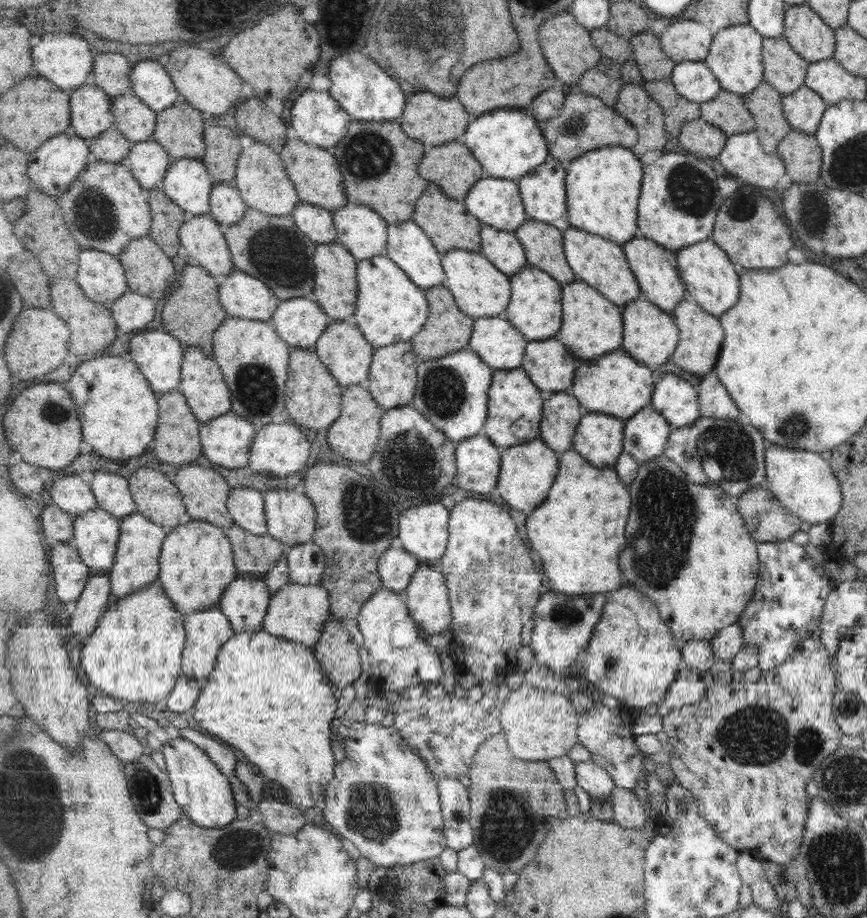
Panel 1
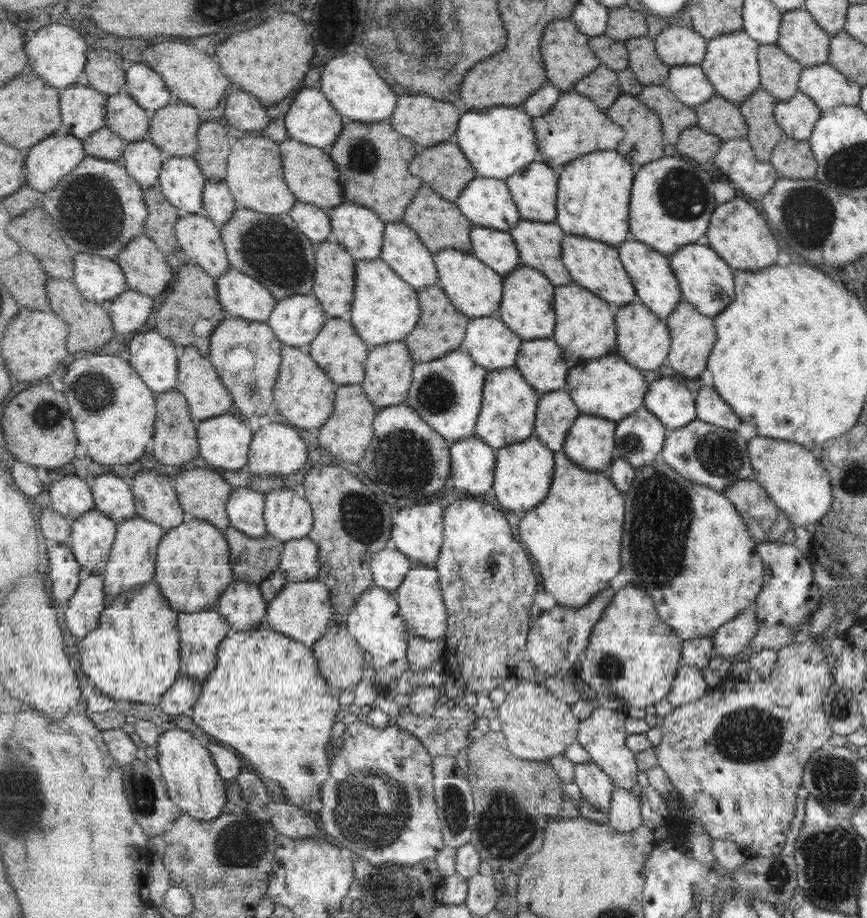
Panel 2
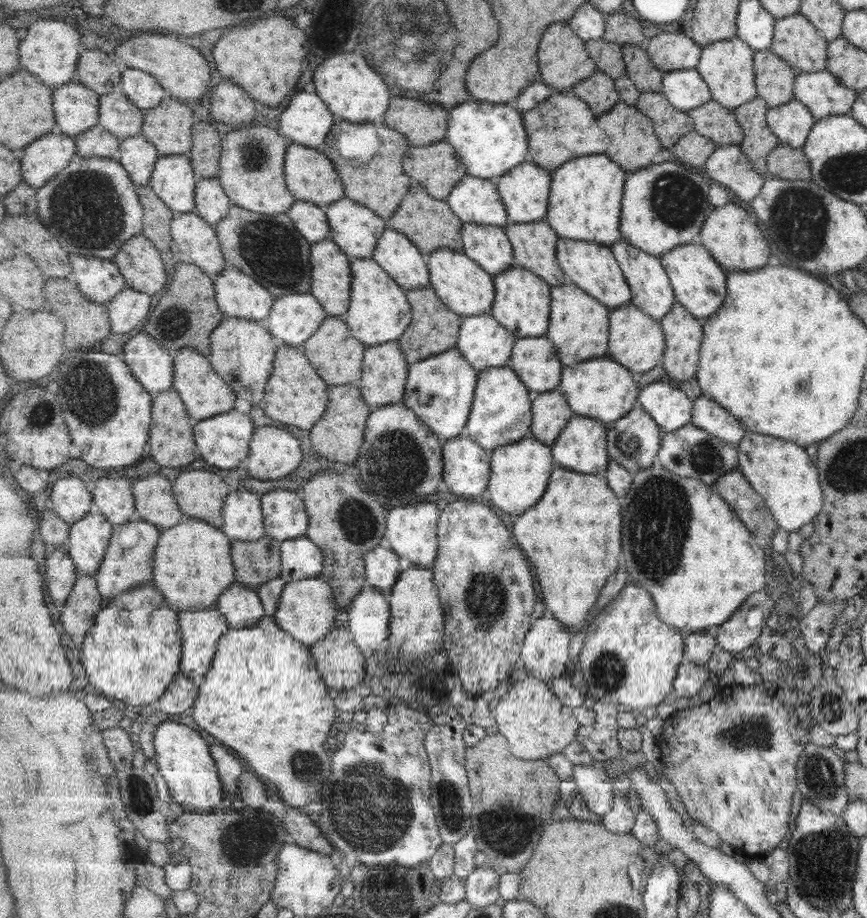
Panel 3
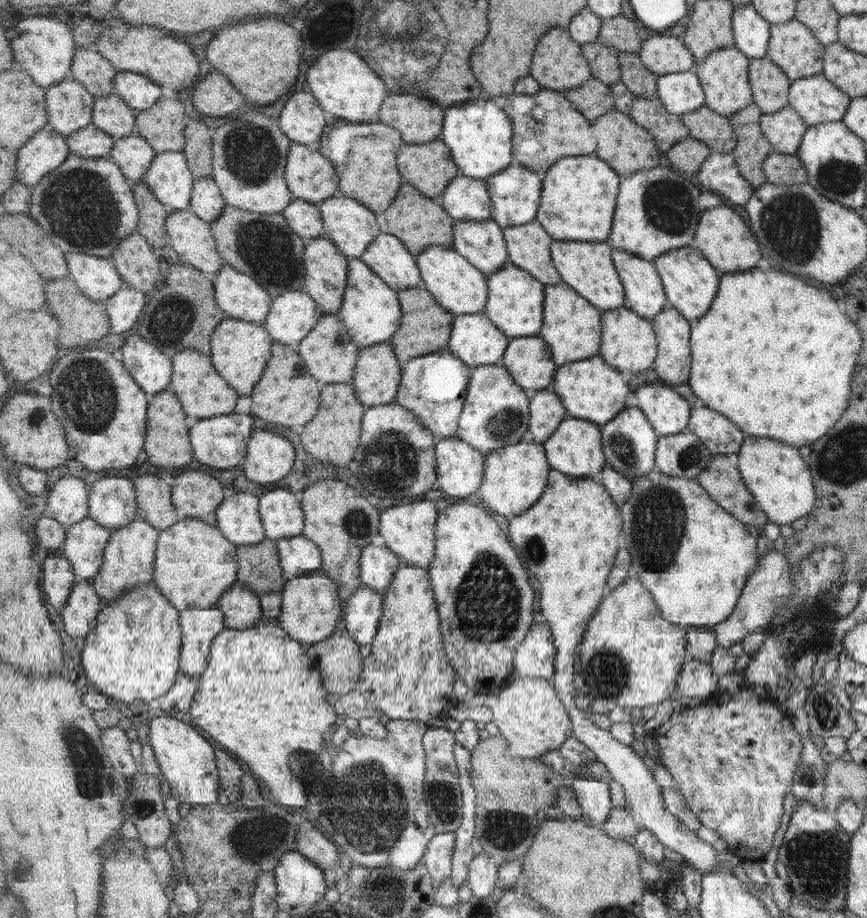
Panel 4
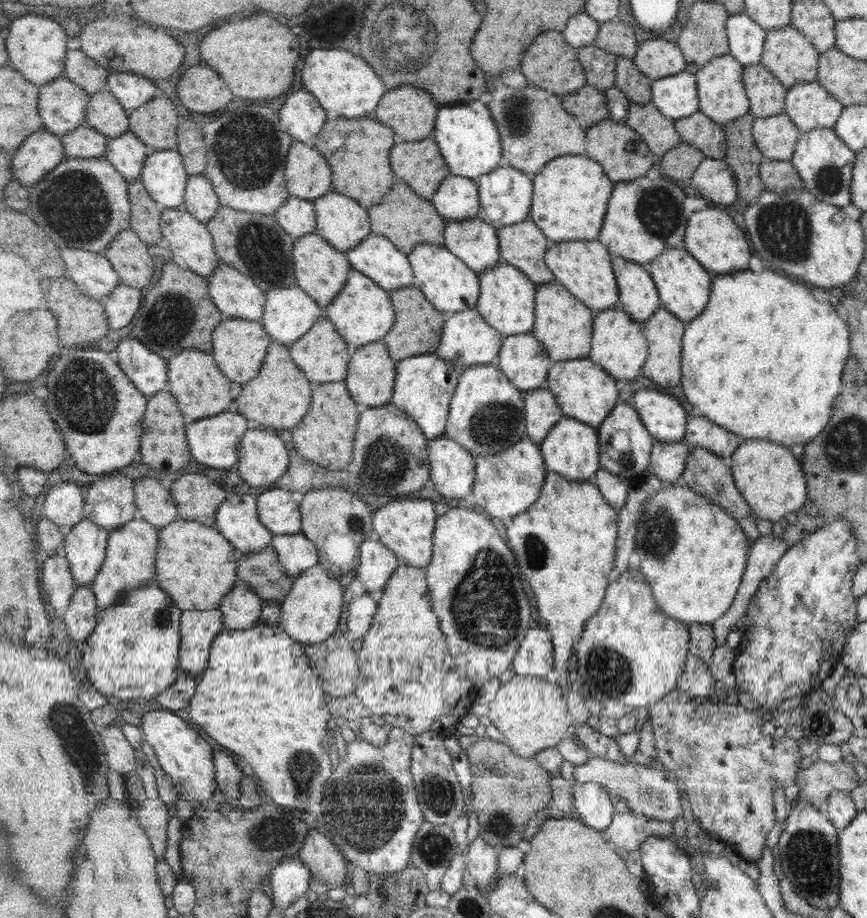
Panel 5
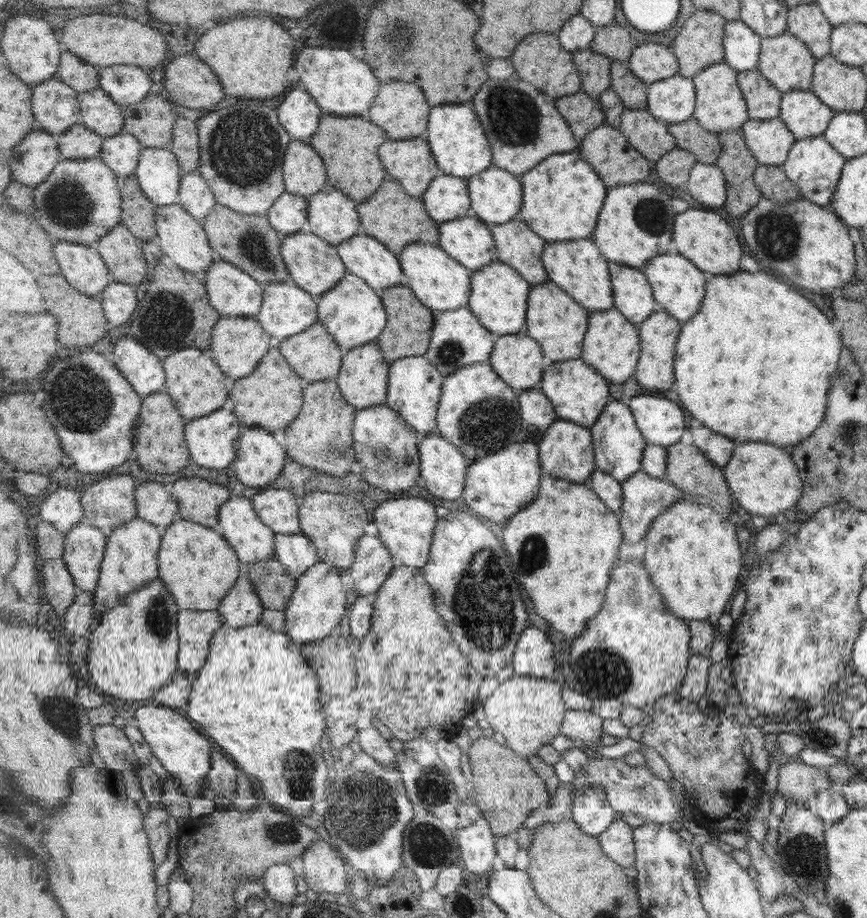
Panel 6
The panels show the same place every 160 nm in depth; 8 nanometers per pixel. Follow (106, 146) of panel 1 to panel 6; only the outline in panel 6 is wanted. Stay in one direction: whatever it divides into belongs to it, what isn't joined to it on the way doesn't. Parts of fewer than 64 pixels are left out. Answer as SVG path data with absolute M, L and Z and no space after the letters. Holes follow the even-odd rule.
M79 122L55 136L55 139L60 145L63 159L90 159L100 156L104 137Z

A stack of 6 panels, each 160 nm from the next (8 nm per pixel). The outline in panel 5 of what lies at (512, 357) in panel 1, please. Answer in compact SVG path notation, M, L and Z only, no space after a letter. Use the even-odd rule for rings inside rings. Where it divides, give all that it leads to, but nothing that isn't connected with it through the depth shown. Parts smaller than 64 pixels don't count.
M478 309L462 310L447 316L444 324L442 341L436 354L451 363L451 366L462 375L469 366L487 365L497 362L505 336L491 326Z

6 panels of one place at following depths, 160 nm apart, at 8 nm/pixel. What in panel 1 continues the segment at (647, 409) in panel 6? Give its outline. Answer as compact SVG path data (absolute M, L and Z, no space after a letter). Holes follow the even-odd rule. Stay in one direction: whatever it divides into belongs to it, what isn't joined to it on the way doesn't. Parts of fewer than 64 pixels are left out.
M665 372L656 382L651 405L675 427L693 425L701 417L700 393L677 374Z

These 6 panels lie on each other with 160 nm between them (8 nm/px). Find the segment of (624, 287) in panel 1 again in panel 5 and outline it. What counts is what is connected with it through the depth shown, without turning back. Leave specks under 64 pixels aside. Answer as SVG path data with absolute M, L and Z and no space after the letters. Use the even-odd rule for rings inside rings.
M561 241L552 243L546 262L561 283L594 312L619 307L620 286L612 263L613 256L604 243L597 241Z

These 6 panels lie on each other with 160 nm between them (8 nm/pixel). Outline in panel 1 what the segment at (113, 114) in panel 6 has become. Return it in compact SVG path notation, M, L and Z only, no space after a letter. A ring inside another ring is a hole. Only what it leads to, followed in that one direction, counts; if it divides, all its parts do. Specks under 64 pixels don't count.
M132 92L112 98L112 103L117 130L134 143L153 139L158 119L156 110Z

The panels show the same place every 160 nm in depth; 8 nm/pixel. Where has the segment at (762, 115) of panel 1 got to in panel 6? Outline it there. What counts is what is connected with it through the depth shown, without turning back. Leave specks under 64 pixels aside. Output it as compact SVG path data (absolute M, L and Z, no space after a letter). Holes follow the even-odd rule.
M743 127L737 130L725 130L719 134L719 137L724 151L721 153L716 165L721 167L728 183L727 202L724 207L732 218L741 218L754 207L757 207L763 197L762 190L755 181L756 168L760 165L760 162L753 156L748 147Z

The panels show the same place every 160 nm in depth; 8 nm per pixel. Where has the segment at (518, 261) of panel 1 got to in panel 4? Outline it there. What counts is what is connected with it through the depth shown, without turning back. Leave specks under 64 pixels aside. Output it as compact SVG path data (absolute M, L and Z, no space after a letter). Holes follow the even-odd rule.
M492 219L457 221L454 249L486 275L502 269L510 260L504 228Z

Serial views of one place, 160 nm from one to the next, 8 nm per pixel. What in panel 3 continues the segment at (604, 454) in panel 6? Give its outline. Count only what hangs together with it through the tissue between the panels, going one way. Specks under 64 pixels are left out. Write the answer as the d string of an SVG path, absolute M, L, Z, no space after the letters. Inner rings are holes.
M640 405L629 411L629 414L620 420L606 424L609 432L608 453L611 459L616 460L625 469L637 473L651 468L658 463L658 454L662 446L663 430L655 419Z

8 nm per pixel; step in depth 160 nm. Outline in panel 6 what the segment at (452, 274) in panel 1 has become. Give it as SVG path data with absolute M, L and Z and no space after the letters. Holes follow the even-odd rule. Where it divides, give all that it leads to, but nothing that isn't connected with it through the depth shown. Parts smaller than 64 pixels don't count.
M411 243L398 257L401 266L404 267L404 273L409 277L409 287L425 306L434 312L457 310L468 306L472 293L472 270L463 266L439 244Z

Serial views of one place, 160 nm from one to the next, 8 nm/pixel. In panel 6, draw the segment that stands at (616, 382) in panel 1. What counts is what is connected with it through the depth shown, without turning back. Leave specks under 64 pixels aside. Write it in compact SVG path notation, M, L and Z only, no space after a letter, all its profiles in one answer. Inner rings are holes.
M583 359L548 362L539 387L548 395L560 419L579 423L580 426L589 429L595 426L597 420L601 418L601 414L604 414L609 390L611 390L604 375L599 374L596 367L591 366Z

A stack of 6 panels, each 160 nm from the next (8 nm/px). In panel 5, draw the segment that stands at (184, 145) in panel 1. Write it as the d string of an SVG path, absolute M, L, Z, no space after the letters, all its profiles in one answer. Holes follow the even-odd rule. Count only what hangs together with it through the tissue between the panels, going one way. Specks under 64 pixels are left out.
M160 95L137 109L128 109L130 130L152 151L177 150L178 126L182 121L178 107L171 98Z

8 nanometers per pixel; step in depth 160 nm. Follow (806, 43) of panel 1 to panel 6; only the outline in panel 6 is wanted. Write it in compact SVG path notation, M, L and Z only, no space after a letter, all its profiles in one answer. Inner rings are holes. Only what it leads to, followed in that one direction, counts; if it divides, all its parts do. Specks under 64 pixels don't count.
M789 33L762 37L762 49L758 70L768 78L777 90L811 89L812 68L816 59L800 39Z

